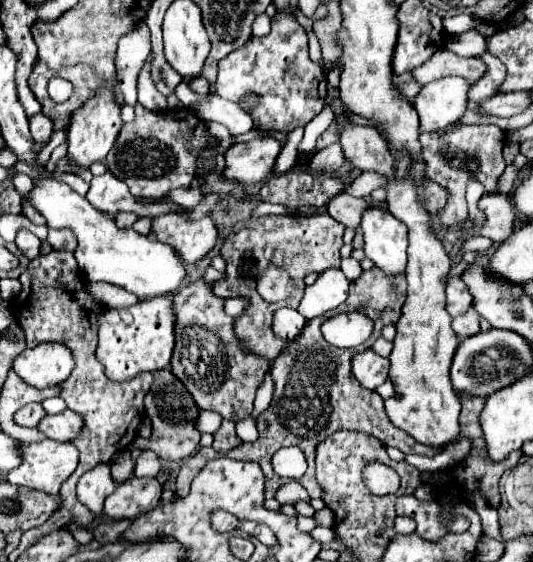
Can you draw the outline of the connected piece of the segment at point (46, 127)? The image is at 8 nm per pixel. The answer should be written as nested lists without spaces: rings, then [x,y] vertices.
[[[35,114],[29,118],[29,126],[31,126],[31,136],[37,142],[49,142],[53,134],[53,124],[49,122],[49,118],[45,118],[43,114]]]

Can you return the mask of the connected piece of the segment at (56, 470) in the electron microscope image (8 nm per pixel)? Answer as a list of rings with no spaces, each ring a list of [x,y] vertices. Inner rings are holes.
[[[43,440],[35,444],[25,444],[21,442],[21,452],[23,452],[23,464],[7,472],[7,480],[11,484],[21,484],[27,488],[41,490],[45,494],[57,494],[61,484],[75,472],[79,464],[79,450],[73,444],[63,444],[55,440]]]

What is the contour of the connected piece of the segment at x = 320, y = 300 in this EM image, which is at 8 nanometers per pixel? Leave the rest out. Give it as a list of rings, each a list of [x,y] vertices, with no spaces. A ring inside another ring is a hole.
[[[339,268],[325,270],[319,280],[305,288],[305,296],[299,304],[299,312],[311,320],[317,316],[323,316],[343,304],[349,294],[349,280]]]

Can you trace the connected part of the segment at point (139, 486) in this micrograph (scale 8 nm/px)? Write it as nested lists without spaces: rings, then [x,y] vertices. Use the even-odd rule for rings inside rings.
[[[129,478],[121,482],[105,500],[105,514],[113,520],[133,520],[157,508],[163,486],[157,478]]]

